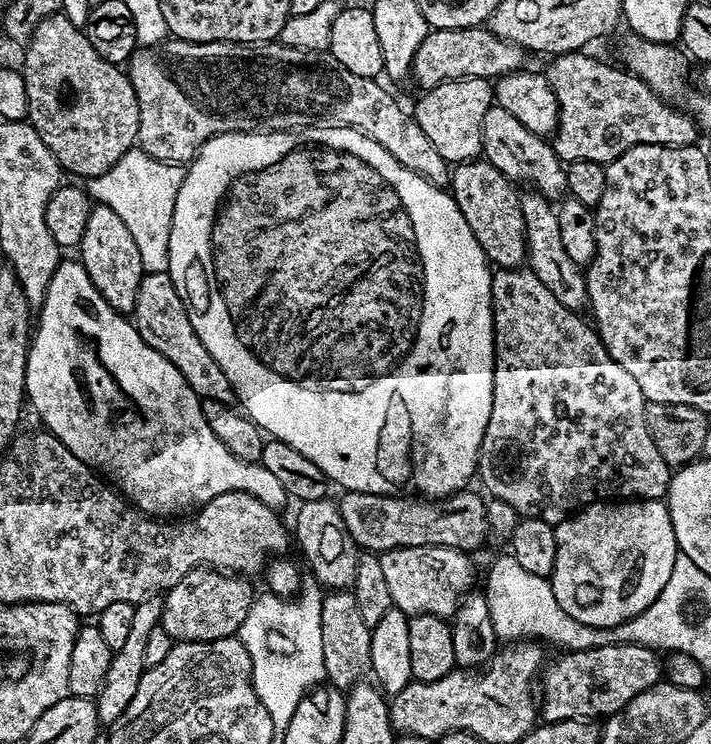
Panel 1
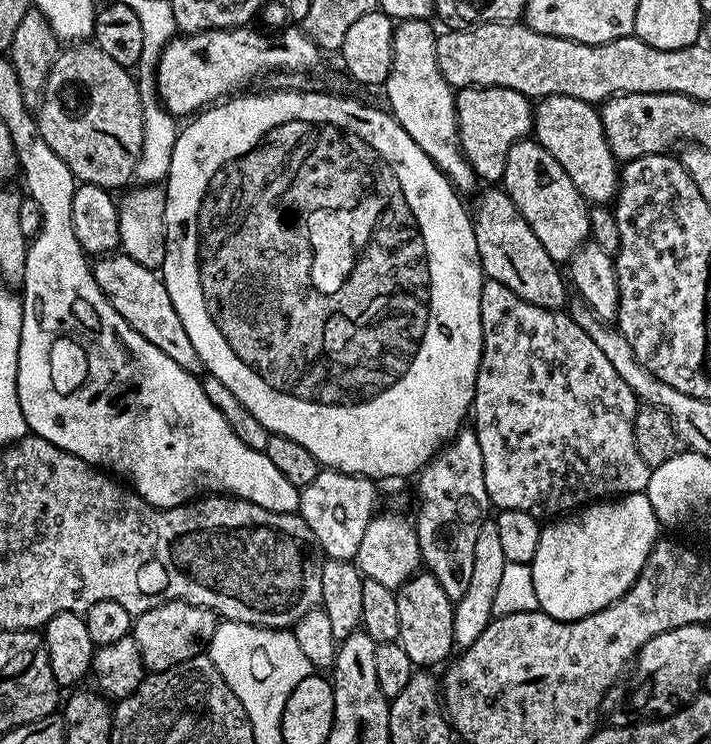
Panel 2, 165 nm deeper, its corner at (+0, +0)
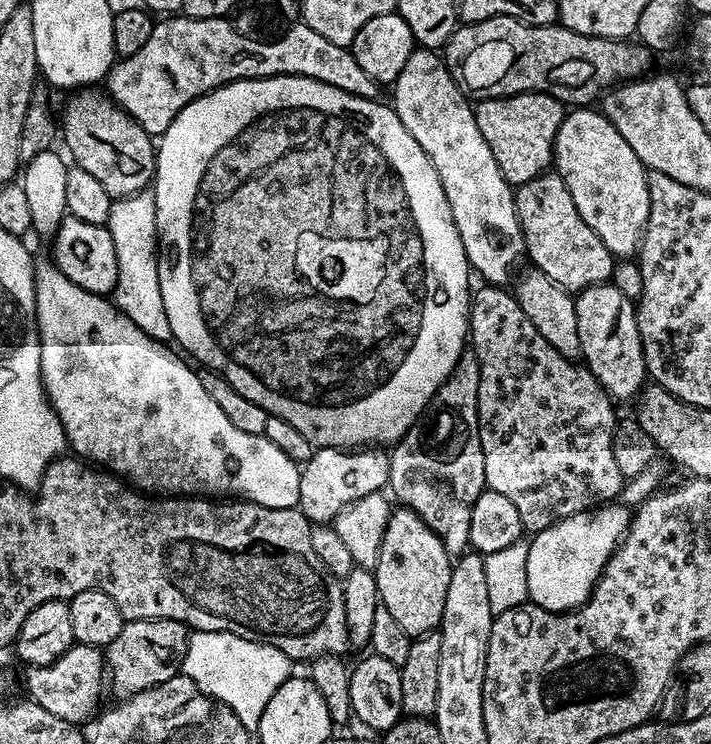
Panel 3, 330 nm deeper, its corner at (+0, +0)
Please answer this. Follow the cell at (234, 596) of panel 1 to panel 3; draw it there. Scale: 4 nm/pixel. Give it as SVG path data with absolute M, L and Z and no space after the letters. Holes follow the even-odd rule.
M130 620L106 649L106 680L116 698L127 698L155 684L174 678L181 671L188 649L190 629L177 620Z

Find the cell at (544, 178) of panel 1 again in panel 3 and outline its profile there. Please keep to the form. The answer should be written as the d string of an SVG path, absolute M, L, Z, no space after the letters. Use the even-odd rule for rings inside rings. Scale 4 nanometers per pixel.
M555 171L543 172L538 178L519 185L514 195L518 222L524 235L524 251L527 259L532 259L531 267L573 294L611 281L612 252L606 250L602 238L582 222L582 214L578 214L578 206L574 206L574 198L570 198L566 182L562 182Z

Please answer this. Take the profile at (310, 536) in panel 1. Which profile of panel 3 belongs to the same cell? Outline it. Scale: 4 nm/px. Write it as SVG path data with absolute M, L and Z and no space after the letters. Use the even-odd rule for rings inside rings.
M365 446L355 450L316 448L300 469L300 513L313 525L331 525L343 508L358 498L388 488L389 453L380 446Z

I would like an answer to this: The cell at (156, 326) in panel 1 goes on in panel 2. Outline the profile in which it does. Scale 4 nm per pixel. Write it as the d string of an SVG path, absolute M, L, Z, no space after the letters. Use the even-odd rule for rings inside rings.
M105 254L92 264L92 273L94 282L98 282L102 294L106 294L110 306L114 306L114 310L118 310L118 314L122 314L122 318L126 318L129 326L138 330L146 342L158 346L158 350L162 350L166 358L178 362L182 370L193 374L205 371L198 350L194 350L186 334L186 326L182 326L182 318L178 318L178 310L174 310L174 302L170 302L163 279L153 269L138 266L134 258L123 254Z

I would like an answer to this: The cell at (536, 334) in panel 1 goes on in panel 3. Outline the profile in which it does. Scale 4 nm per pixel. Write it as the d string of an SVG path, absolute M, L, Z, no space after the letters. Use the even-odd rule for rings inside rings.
M480 286L484 288L475 289L470 300L470 348L476 353L478 366L480 367L480 381L478 382L478 430L480 431L480 445L482 454L486 462L485 485L491 491L502 494L505 498L510 498L514 506L518 509L518 518L522 518L525 529L529 533L535 534L549 527L557 520L562 520L567 516L573 516L580 511L606 505L615 501L619 497L621 488L624 487L626 479L618 470L618 465L614 462L614 454L611 450L611 438L615 432L618 414L617 405L614 403L608 392L596 379L591 370L583 363L576 360L568 360L538 330L534 330L534 322L522 314L522 306L518 306L515 295L504 286Z

